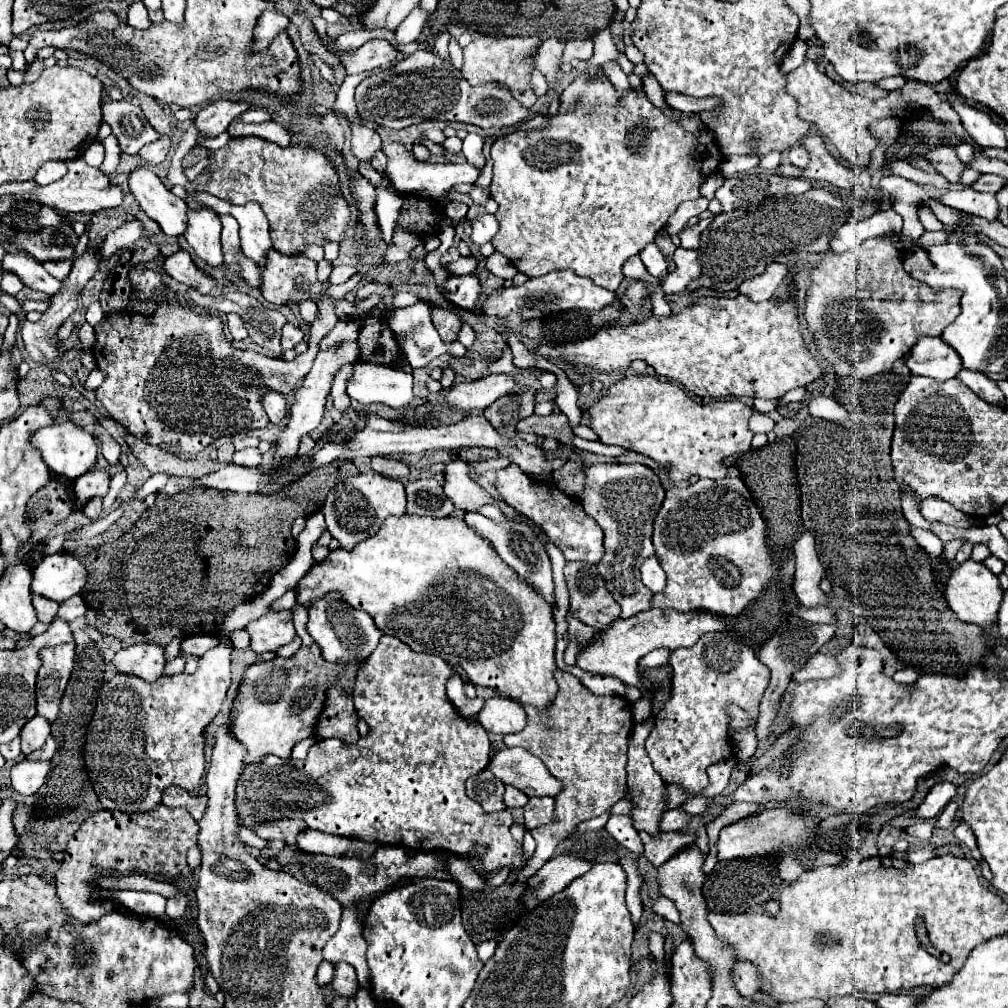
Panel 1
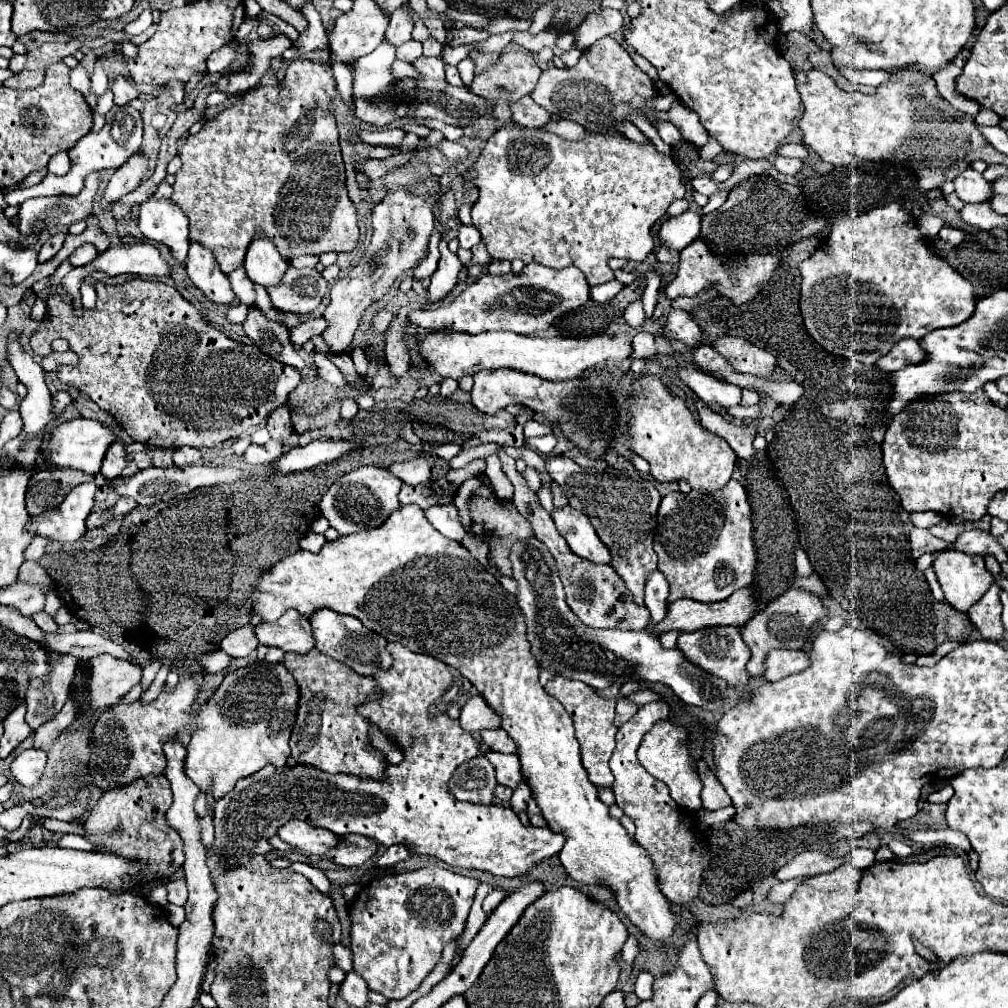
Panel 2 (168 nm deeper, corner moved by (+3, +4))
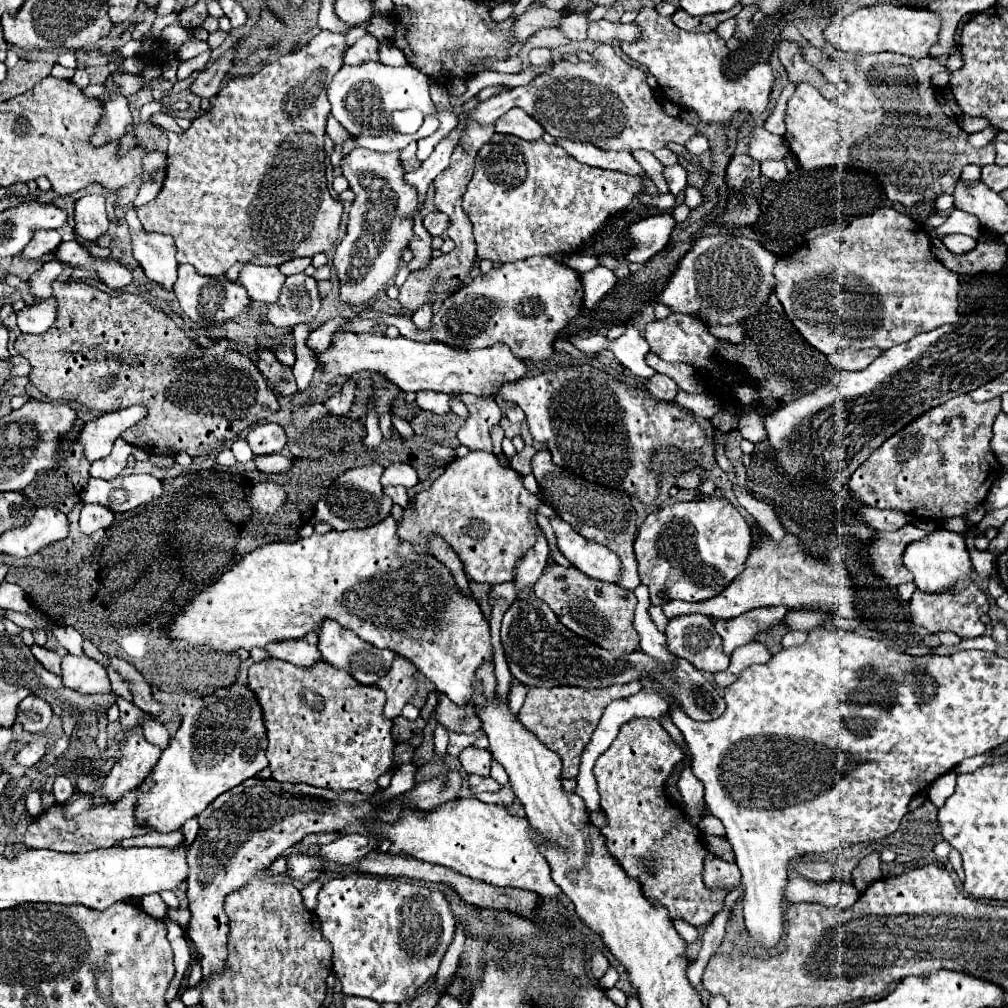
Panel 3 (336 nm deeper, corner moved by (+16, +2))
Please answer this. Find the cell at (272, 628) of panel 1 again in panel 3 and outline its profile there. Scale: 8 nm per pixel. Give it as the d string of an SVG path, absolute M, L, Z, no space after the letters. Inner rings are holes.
M308 634L302 636L300 640L286 640L286 642L276 642L276 644L268 644L268 648L264 648L272 658L280 658L298 666L312 666L316 660L322 660L318 648L318 636L316 634Z

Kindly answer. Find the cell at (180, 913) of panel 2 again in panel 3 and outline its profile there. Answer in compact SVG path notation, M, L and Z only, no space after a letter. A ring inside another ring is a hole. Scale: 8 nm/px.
M164 916L162 922L164 922L166 928L168 928L168 940L170 940L172 950L174 950L175 974L166 992L166 1001L170 1002L177 996L180 986L182 986L186 968L188 968L188 964L190 964L190 948L188 948L188 940L186 940L184 930L182 930L180 924L176 924L176 922L170 920L168 916Z

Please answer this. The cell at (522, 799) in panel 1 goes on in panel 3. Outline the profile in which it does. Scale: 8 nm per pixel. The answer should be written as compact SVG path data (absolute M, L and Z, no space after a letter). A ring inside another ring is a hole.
M470 776L468 778L468 784L470 784L470 790L474 794L480 794L480 792L498 792L500 790L500 784L492 778L480 778L480 776Z

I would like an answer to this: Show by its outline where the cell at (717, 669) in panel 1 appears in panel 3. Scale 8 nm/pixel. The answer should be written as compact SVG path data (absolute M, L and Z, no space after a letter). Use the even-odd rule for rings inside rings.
M692 614L680 616L666 626L668 650L694 664L702 672L722 672L728 668L730 658L722 650L720 634L708 616Z

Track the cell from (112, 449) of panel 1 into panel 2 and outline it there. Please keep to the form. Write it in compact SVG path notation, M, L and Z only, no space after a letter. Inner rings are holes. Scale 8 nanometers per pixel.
M121 440L121 444L113 444L109 448L109 454L105 456L105 462L101 466L101 474L107 478L107 480L113 480L117 476L123 474L125 466L127 466L127 454L125 454L125 442Z

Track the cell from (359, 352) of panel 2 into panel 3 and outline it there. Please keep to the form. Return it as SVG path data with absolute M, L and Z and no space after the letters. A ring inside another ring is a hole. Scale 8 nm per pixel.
M344 382L342 390L334 396L330 396L324 406L330 410L330 414L338 414L338 416L344 416L350 412L350 406L353 404L355 397L356 382Z

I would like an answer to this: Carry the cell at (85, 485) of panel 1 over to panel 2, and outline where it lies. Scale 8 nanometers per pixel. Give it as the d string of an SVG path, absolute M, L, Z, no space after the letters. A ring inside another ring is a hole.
M85 482L73 488L69 496L55 508L37 516L29 516L25 530L33 536L57 540L57 542L75 542L85 534L85 520L91 514L95 504L95 484Z

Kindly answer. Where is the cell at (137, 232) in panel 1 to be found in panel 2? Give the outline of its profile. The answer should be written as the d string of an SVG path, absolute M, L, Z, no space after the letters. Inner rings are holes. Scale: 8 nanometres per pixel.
M83 244L83 246L79 246L79 248L69 256L69 262L71 262L71 266L85 266L85 264L89 264L95 256L97 256L97 248L95 248L93 244Z

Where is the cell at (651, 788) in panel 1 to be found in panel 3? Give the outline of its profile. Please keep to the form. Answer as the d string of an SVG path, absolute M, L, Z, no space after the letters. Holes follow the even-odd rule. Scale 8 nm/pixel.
M630 720L628 724L622 724L612 746L596 760L594 776L598 782L600 808L608 816L608 826L602 828L602 834L608 840L608 850L612 852L612 856L620 860L620 864L632 878L640 880L644 894L650 896L652 902L662 904L670 912L670 918L682 918L694 926L704 926L714 918L714 914L720 912L726 890L708 890L704 886L702 862L706 856L706 848L702 846L702 838L698 836L698 830L688 824L686 814L678 806L672 806L664 796L664 782L674 764L682 758L682 750L674 744L670 734L662 728L658 720Z

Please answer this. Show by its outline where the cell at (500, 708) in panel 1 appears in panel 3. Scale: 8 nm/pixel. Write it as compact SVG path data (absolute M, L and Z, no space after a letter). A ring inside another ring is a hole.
M440 694L440 702L436 708L436 720L444 724L450 732L474 734L476 730L480 730L480 718L476 716L476 710L470 706L456 706L444 694Z

